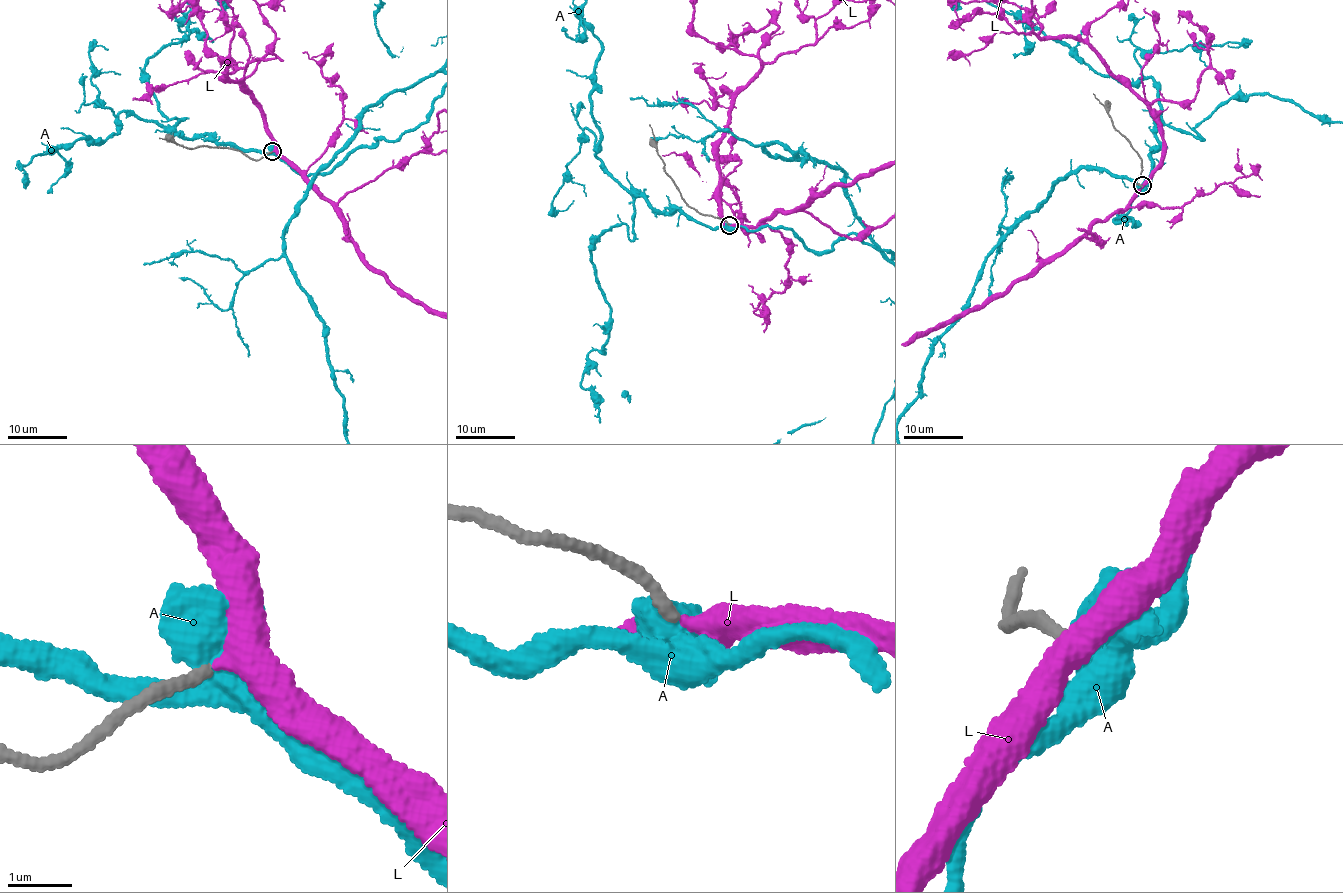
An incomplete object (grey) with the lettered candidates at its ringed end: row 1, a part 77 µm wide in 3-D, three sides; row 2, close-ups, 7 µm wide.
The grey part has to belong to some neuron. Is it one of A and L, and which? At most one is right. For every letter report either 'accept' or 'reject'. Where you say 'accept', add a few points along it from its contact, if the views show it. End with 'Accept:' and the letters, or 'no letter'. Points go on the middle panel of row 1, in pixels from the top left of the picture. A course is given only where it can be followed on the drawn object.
A: reject
L: accept
Accept: L

